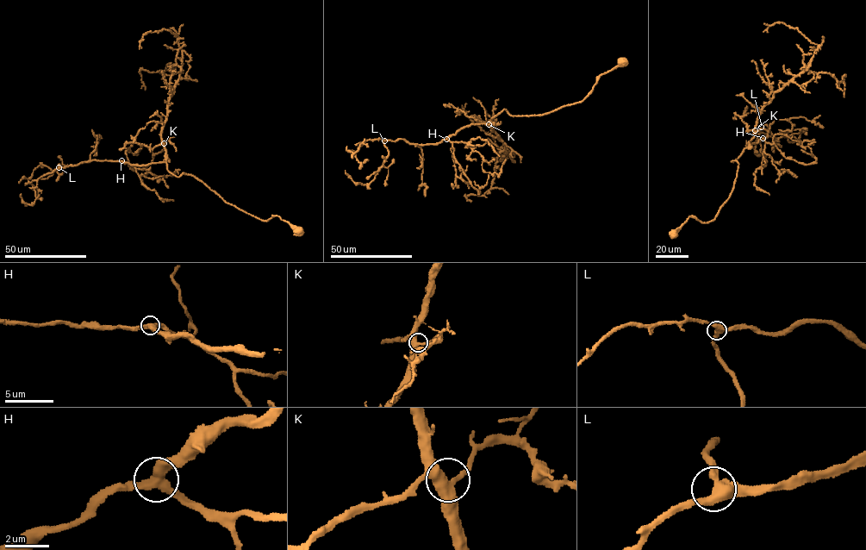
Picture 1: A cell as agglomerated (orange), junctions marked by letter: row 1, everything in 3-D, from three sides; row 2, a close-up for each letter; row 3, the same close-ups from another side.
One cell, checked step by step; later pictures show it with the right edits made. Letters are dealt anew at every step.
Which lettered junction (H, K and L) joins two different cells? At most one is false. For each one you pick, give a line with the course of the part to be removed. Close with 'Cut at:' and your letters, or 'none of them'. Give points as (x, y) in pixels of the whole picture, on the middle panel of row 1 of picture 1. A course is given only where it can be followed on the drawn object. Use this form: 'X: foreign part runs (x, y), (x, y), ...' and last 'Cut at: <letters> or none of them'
Cut at: none of them

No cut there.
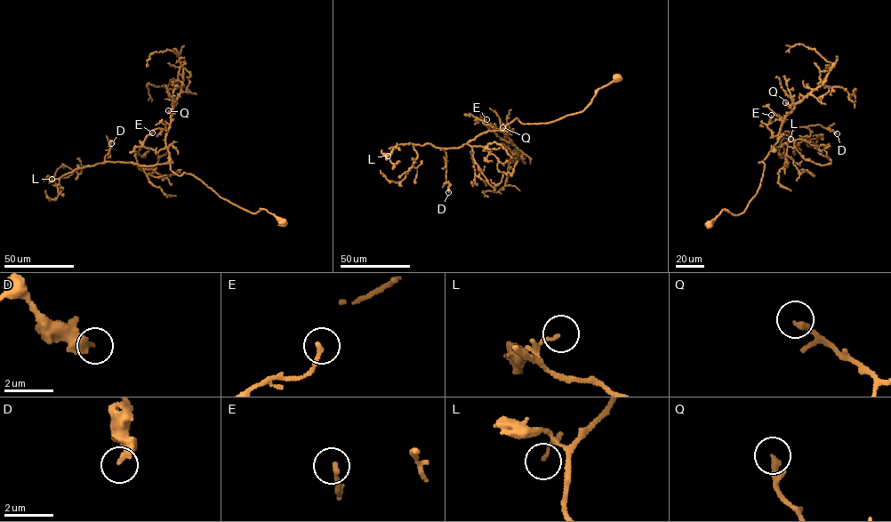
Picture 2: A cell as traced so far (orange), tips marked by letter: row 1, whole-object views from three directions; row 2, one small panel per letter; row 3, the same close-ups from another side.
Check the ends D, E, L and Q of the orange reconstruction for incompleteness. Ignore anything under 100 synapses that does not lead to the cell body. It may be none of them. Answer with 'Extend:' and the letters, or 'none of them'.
Extend: none of them

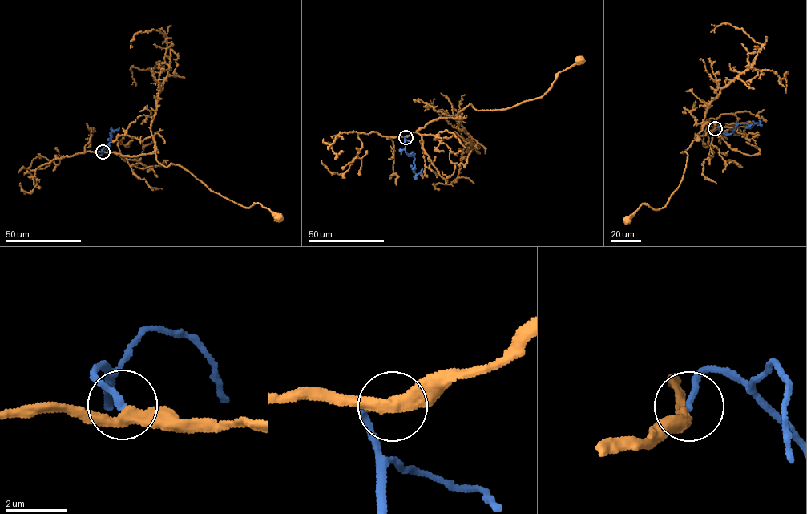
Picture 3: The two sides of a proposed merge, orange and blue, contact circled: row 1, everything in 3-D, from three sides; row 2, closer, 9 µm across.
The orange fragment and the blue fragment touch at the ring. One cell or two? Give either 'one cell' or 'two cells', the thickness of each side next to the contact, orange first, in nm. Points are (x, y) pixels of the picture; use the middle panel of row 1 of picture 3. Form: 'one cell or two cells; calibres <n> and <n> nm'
one cell; calibres 400 and 220 nm

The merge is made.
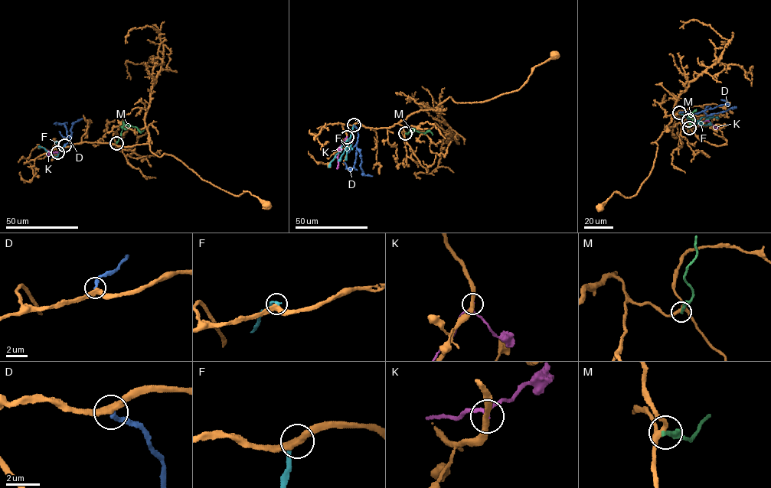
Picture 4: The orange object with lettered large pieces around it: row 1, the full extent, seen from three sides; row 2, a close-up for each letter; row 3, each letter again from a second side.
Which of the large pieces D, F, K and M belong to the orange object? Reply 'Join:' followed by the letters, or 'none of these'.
Join: D

